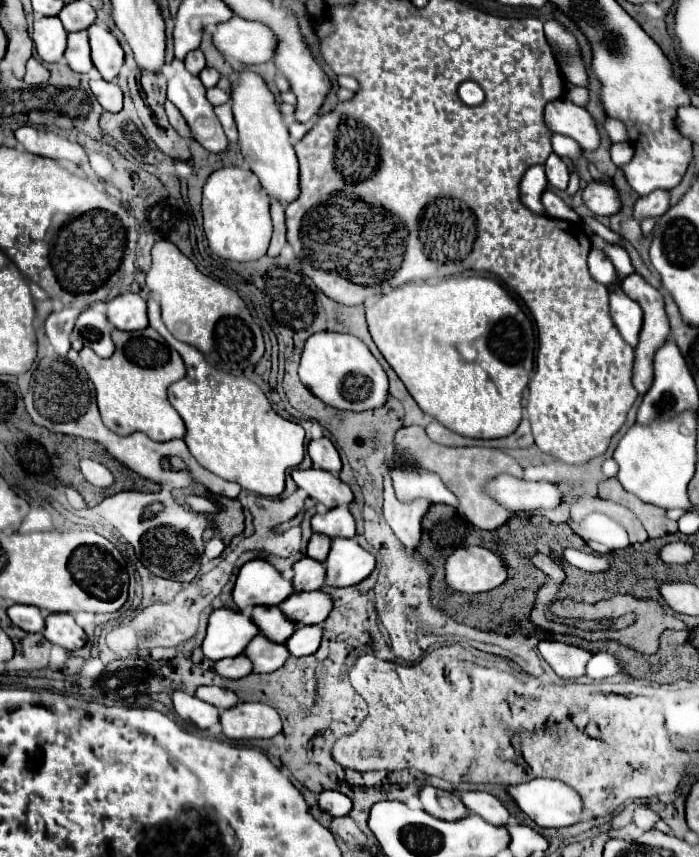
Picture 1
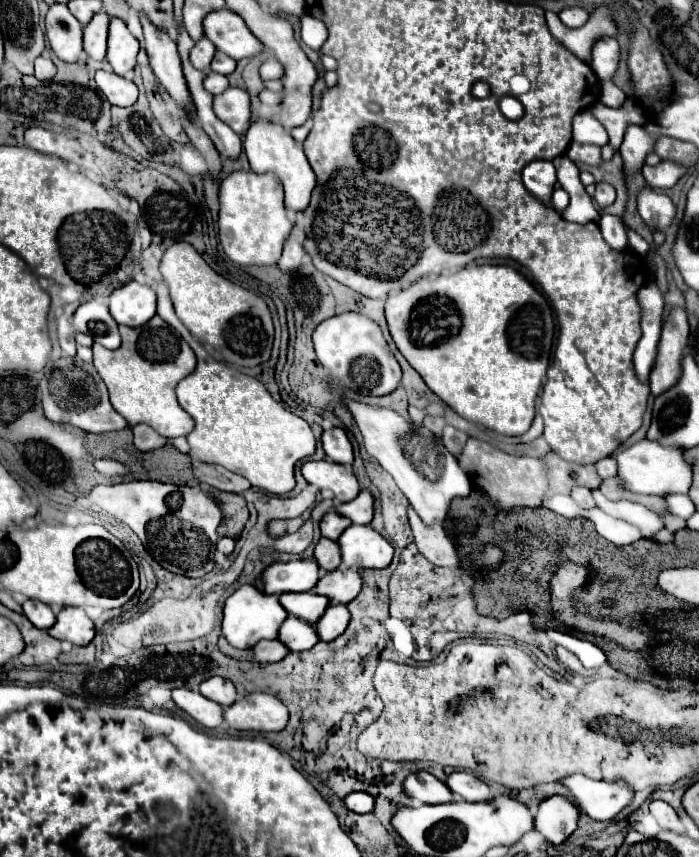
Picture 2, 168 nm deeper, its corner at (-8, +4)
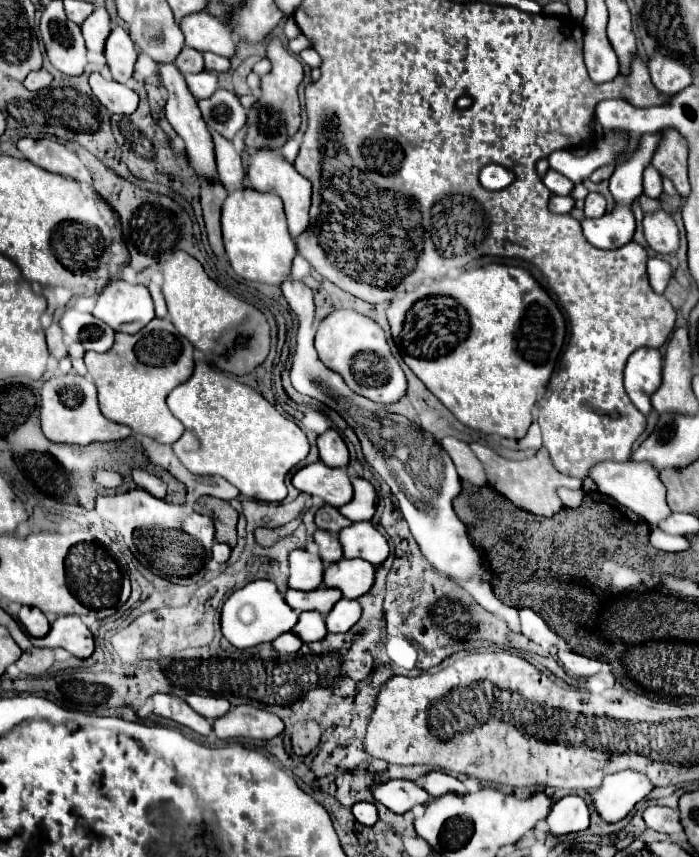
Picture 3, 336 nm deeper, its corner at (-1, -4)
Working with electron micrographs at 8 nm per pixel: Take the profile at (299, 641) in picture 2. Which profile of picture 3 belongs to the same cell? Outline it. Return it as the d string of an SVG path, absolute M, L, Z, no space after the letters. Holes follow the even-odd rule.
M301 612L299 622L297 622L297 626L293 626L291 632L295 632L303 644L317 642L317 640L325 638L325 634L327 634L325 616L319 612Z

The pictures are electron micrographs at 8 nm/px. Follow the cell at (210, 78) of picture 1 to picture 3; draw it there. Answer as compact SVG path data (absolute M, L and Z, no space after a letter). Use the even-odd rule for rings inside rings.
M205 52L203 54L205 58L205 70L211 70L211 72L217 72L217 74L223 74L231 68L231 62L227 58L221 58L217 54L211 54L211 52Z

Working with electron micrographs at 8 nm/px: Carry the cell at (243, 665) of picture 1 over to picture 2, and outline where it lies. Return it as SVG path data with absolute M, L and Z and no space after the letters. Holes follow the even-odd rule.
M260 640L254 646L254 660L258 662L278 662L288 654L288 646L280 640Z

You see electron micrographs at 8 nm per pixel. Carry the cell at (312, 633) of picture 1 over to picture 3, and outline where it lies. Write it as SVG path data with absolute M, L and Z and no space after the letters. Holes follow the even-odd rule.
M343 598L333 606L333 610L325 618L327 632L333 632L333 634L347 632L359 620L359 616L361 616L361 606L357 604L357 600Z

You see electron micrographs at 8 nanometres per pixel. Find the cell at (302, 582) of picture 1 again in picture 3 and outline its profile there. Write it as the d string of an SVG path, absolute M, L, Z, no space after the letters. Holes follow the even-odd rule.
M317 530L315 532L315 542L319 546L319 556L321 556L321 560L323 560L325 566L329 566L333 562L339 562L343 558L337 534L329 534L329 532Z

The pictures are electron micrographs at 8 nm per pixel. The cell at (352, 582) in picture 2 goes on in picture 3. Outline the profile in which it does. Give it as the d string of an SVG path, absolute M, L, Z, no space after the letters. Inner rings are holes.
M341 558L339 562L331 564L325 568L323 574L323 586L337 586L337 590L341 590L343 598L359 598L365 592L369 592L369 588L373 586L373 578L375 578L375 566L355 558L355 560L347 560Z

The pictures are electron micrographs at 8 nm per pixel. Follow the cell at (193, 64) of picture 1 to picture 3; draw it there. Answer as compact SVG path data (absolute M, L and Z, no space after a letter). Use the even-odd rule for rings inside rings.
M183 48L181 54L179 54L177 60L175 60L175 66L179 68L181 74L189 74L189 72L201 72L201 70L205 70L201 52L197 52L197 50L193 50L193 48Z

